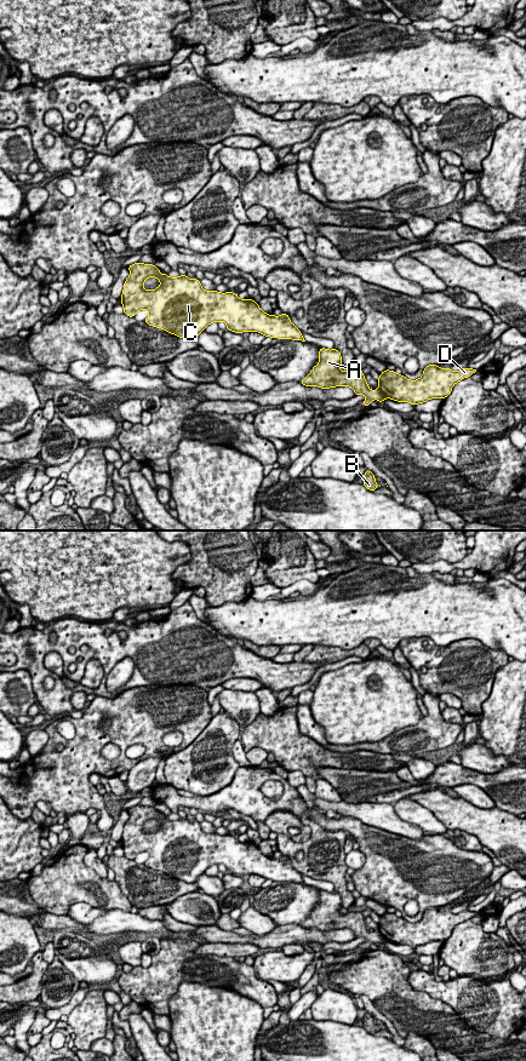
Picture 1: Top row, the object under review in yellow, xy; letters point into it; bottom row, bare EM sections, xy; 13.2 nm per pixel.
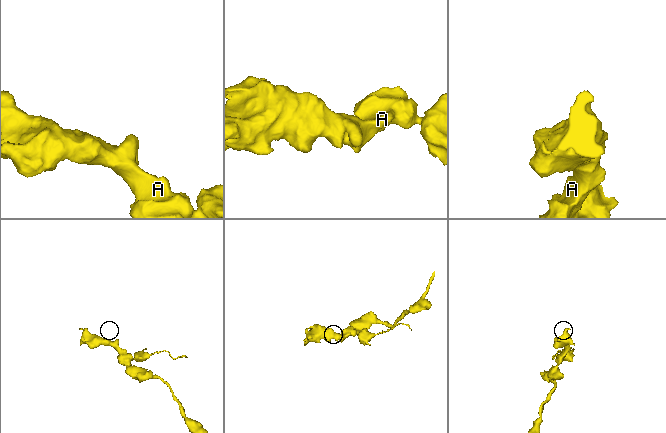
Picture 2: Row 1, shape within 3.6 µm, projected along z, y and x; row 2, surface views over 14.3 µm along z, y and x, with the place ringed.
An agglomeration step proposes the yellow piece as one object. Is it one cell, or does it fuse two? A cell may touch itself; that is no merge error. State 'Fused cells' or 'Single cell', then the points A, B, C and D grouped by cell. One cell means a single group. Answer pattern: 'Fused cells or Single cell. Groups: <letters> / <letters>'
Fused cells. Groups: A B C / D

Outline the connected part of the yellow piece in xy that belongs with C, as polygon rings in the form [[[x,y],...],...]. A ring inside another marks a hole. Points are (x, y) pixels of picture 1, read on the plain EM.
[[[137,804],[131,807],[128,813],[130,819],[124,826],[121,837],[124,856],[135,860],[139,853],[147,851],[149,858],[144,865],[149,868],[161,871],[187,883],[195,883],[210,866],[223,864],[227,867],[227,872],[235,876],[258,874],[273,882],[305,884],[302,874],[292,867],[287,856],[282,855],[280,859],[265,856],[258,845],[252,842],[242,843],[231,833],[225,836],[205,833],[200,822],[191,822],[187,818],[170,820],[165,815],[160,816],[160,811],[154,807]],[[150,819],[160,824],[160,828],[153,833],[143,831],[144,824]]]

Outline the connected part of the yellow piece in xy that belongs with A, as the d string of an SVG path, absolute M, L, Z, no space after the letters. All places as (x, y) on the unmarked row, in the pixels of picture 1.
M320 890L319 906L313 910L310 916L301 923L305 929L319 929L321 931L330 931L336 929L350 929L355 937L364 937L364 950L367 950L371 944L378 942L381 946L385 939L379 931L371 933L368 925L365 923L362 912L339 912L342 907L341 894L337 891Z

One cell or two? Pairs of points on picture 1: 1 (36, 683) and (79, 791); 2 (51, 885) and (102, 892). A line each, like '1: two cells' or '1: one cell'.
1: two cells
2: one cell

